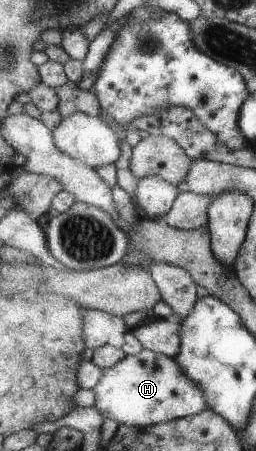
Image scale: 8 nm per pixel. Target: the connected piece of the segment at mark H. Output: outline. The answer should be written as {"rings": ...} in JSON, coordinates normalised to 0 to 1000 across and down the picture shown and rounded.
{"rings":[[[563,774],[527,787],[492,787],[441,814],[406,818],[395,840],[371,858],[367,898],[406,927],[445,929],[469,940],[520,947],[574,947],[621,936],[648,936],[758,922],[813,907],[809,880],[730,836],[680,792]]]}

